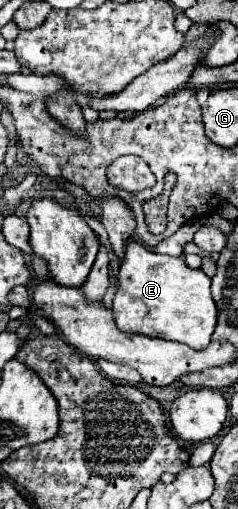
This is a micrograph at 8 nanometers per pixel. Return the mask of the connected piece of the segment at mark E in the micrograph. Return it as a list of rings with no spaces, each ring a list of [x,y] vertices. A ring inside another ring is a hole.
[[[128,241],[118,275],[120,287],[114,295],[114,319],[122,331],[164,337],[196,350],[208,347],[218,321],[218,309],[210,293],[210,277],[202,269],[190,269],[184,255],[158,255],[142,243]]]

